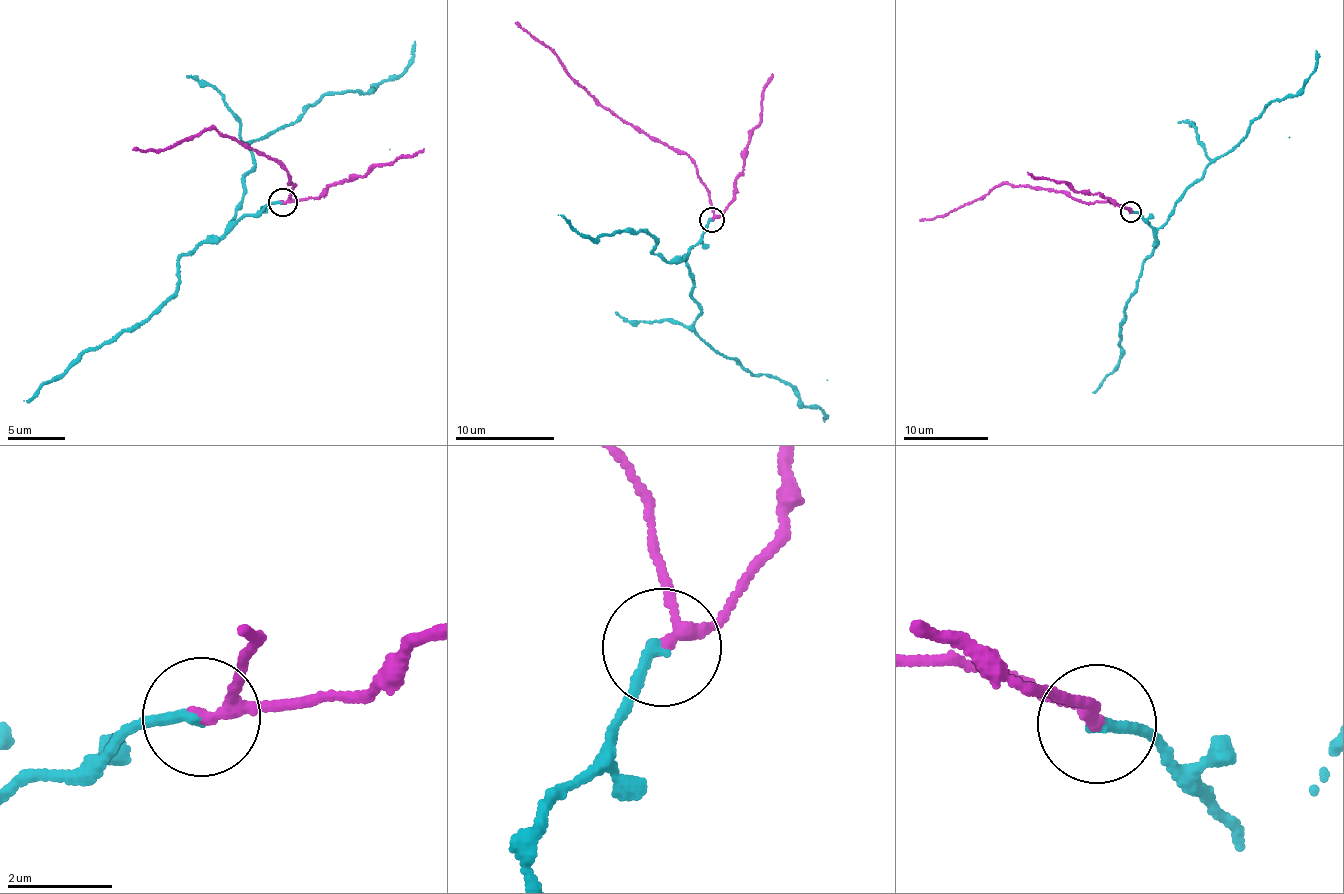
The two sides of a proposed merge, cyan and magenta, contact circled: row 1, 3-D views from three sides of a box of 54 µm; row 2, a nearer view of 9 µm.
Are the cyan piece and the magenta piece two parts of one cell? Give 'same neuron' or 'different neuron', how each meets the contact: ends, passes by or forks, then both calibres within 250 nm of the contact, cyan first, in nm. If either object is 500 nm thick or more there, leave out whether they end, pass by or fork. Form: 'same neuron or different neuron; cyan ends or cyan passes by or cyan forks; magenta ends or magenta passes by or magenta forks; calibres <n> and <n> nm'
same neuron; cyan ends; magenta passes by; calibres 200 and 200 nm

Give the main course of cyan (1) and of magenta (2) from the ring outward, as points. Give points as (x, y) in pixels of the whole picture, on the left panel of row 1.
1: (283, 202), (230, 221), (255, 165), (252, 142), (292, 125), (326, 95), (394, 81), (414, 40)
2: (283, 202), (295, 185), (287, 182), (291, 176), (274, 159), (218, 135), (214, 128), (164, 150), (132, 150)

